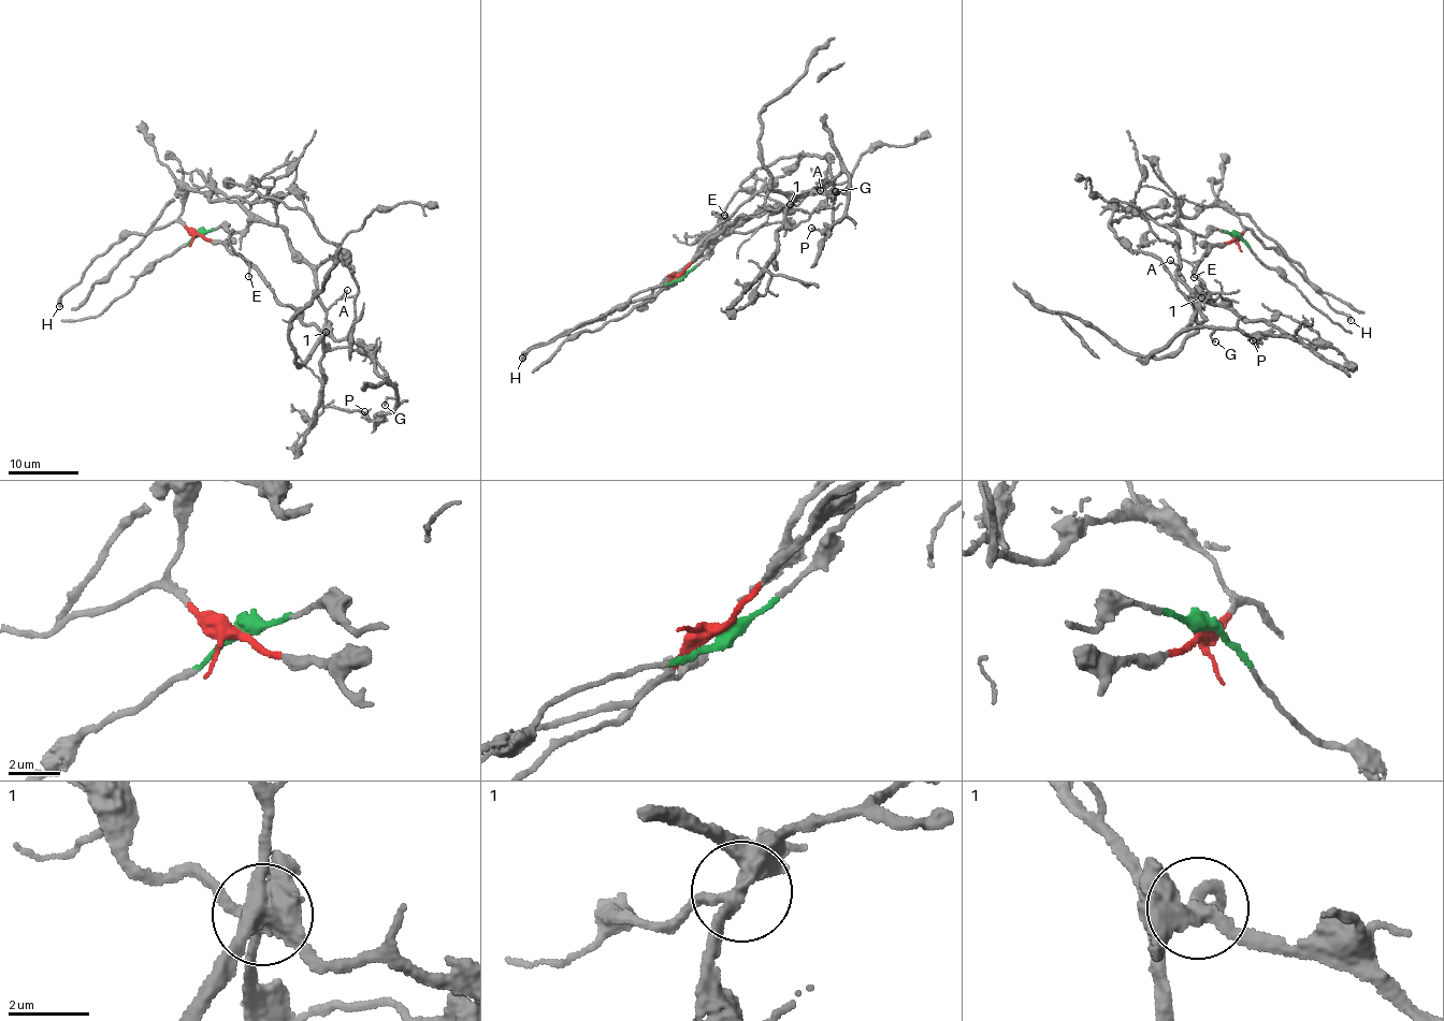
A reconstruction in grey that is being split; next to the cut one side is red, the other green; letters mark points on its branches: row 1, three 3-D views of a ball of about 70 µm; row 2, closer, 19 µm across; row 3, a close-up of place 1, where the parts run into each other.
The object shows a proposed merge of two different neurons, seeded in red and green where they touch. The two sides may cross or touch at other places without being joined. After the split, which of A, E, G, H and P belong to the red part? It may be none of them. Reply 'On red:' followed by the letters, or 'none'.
On red: E, G, H, P

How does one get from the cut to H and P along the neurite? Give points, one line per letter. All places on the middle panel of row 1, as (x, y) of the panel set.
H: (679, 276), (669, 279), (656, 293), (625, 303), (547, 343), (537, 344), (521, 358)
P: (679, 276), (736, 216), (782, 207), (800, 192), (849, 188), (847, 213), (821, 230), (811, 228)

